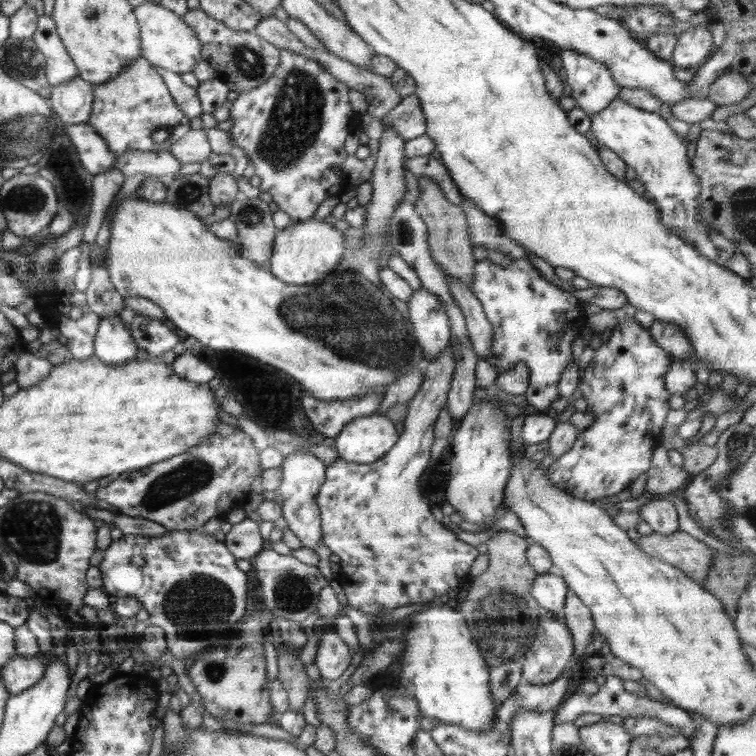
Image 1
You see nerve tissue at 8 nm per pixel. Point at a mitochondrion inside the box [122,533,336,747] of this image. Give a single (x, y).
(202, 600)

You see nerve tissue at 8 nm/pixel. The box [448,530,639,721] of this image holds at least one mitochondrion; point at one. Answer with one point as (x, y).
(503, 624)

